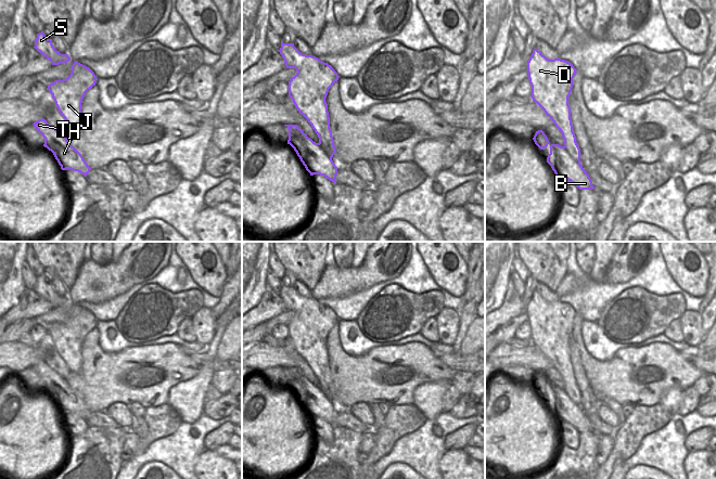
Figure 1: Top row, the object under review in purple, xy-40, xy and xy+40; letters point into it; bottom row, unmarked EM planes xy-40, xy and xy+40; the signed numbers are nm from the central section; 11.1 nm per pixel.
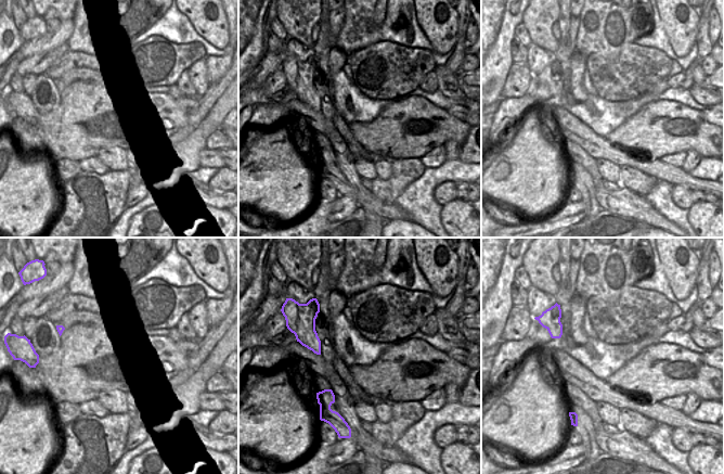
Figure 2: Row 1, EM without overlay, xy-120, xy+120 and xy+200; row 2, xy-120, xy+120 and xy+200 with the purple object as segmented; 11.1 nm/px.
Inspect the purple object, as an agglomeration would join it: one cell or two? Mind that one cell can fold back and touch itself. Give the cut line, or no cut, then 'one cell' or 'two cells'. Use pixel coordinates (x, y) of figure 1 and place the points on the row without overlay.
cut in xy+40 along (563, 389), (573, 400), (579, 401); two cells

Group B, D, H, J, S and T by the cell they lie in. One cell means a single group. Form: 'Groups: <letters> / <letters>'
Groups: B H T / D J S

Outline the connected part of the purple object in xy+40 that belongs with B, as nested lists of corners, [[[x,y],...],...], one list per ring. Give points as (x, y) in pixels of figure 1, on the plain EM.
[[[559,387],[550,388],[550,397],[547,405],[551,409],[555,418],[565,420],[574,426],[579,432],[593,432],[589,417],[583,411],[580,401],[573,401],[564,389]]]

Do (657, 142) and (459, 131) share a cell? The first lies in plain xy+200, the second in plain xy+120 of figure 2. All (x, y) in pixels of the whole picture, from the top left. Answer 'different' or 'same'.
same

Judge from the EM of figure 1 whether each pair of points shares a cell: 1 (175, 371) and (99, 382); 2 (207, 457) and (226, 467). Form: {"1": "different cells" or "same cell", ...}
{"1": "same cell", "2": "same cell"}

